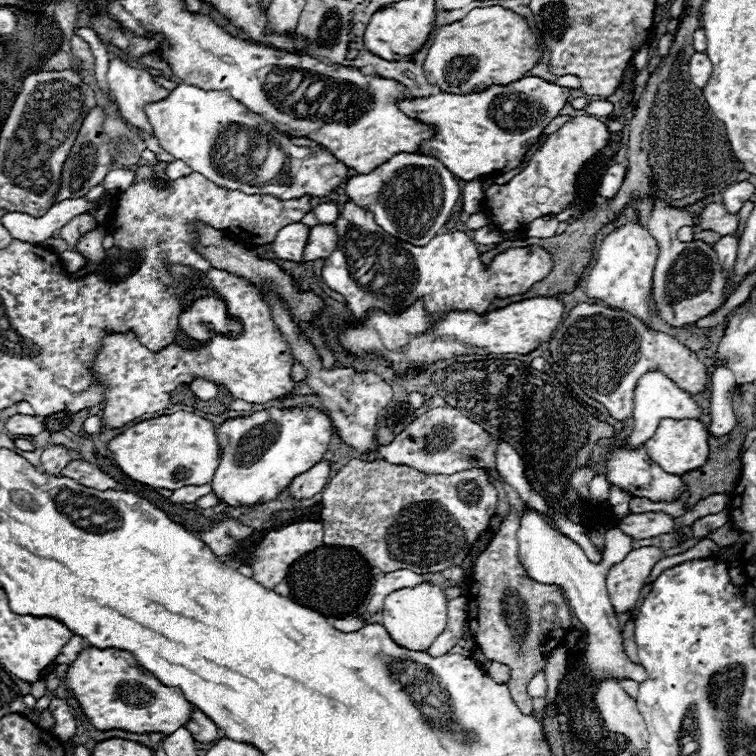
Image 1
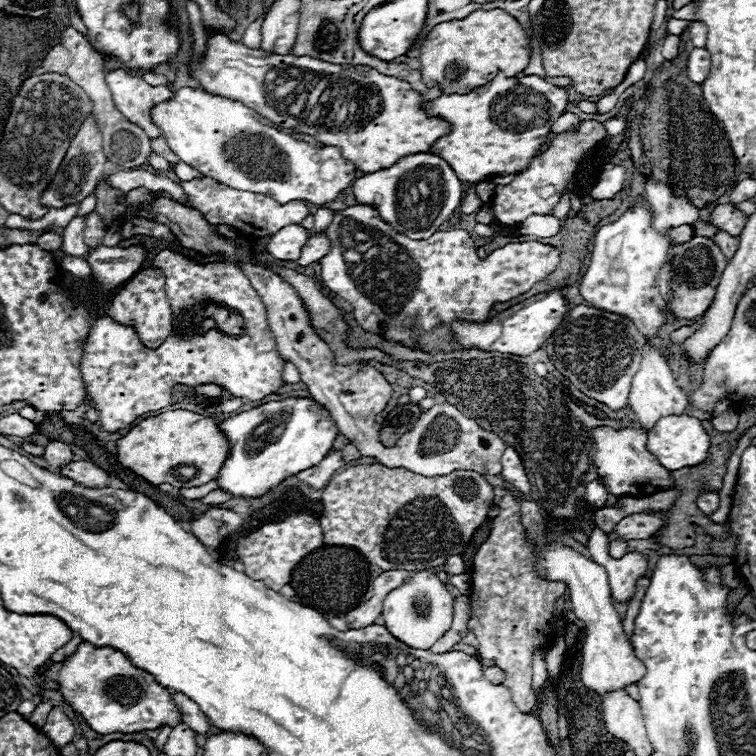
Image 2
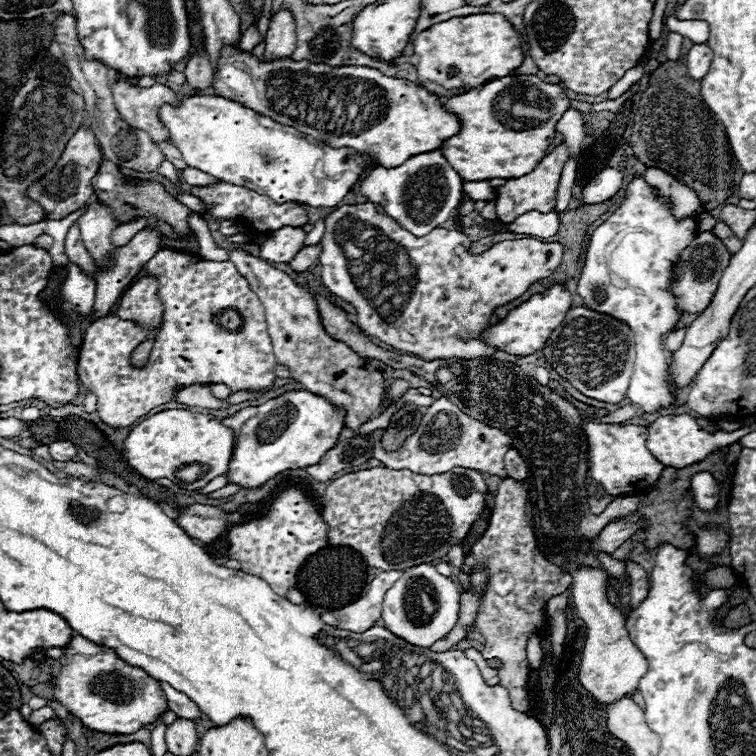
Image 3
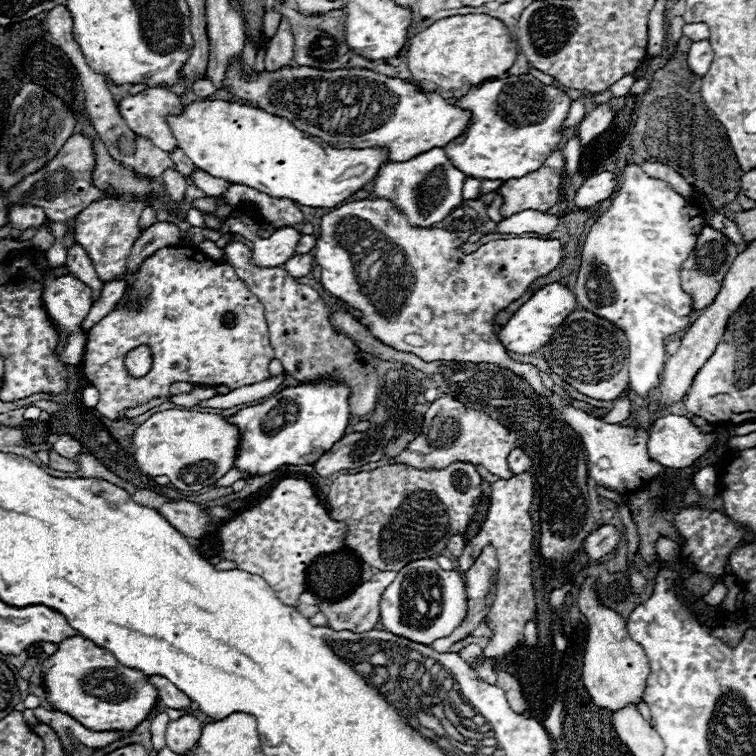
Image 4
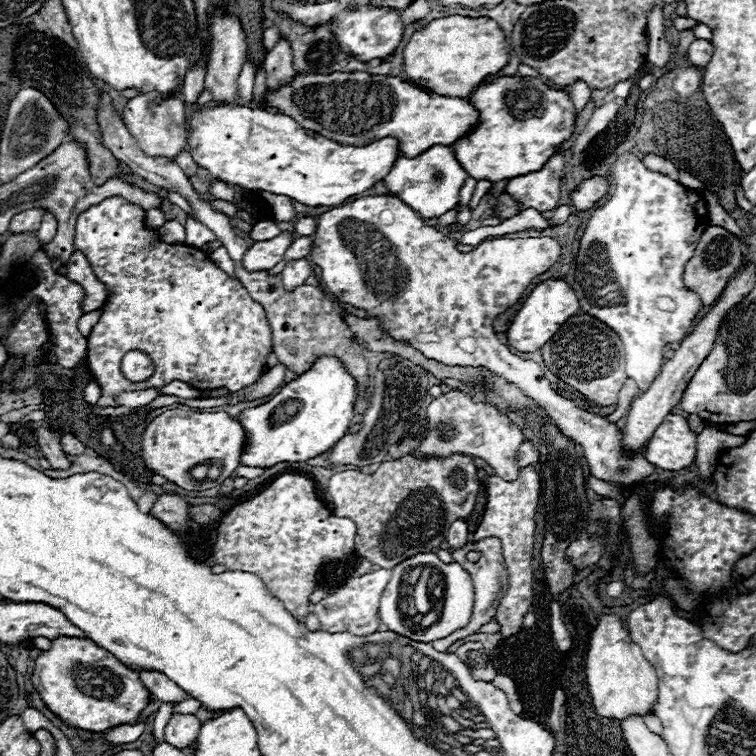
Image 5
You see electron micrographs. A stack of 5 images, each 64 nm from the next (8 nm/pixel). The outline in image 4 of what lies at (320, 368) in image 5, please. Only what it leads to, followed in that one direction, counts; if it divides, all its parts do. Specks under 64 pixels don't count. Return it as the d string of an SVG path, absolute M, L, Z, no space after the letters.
M300 384L270 396L258 406L248 406L226 420L240 432L240 444L234 458L234 468L248 474L246 480L266 476L280 466L314 464L326 450L330 450L342 436L350 420L346 386Z

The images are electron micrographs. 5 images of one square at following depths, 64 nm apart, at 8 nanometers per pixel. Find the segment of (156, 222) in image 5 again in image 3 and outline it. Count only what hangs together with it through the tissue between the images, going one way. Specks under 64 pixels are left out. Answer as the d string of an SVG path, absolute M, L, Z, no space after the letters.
M144 217L118 226L111 234L112 243L116 246L126 245L136 233L144 229L146 225L151 224L152 221L152 218Z

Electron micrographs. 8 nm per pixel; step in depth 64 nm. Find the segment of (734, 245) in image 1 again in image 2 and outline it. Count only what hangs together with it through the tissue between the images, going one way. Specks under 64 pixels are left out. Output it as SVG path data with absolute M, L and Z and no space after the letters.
M718 232L718 234L714 236L714 242L716 242L716 246L722 250L722 254L726 256L726 260L732 260L732 258L734 258L734 254L736 254L736 250L738 250L738 238L736 238L736 236L730 236L730 234L726 234L726 232Z

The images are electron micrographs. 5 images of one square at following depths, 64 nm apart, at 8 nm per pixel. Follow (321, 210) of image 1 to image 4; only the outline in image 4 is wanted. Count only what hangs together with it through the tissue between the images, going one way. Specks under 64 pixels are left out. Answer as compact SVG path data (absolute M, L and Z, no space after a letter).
M308 234L308 236L302 236L298 246L296 246L296 254L304 254L304 252L310 252L314 246L316 246L316 240L318 240L318 234Z

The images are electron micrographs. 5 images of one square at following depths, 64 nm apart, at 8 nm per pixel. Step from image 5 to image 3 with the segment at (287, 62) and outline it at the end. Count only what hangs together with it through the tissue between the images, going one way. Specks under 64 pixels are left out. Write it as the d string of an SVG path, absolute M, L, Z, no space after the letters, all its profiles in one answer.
M280 8L270 18L264 42L266 42L266 46L264 46L266 60L292 56L292 52L296 48L296 20L290 10Z

